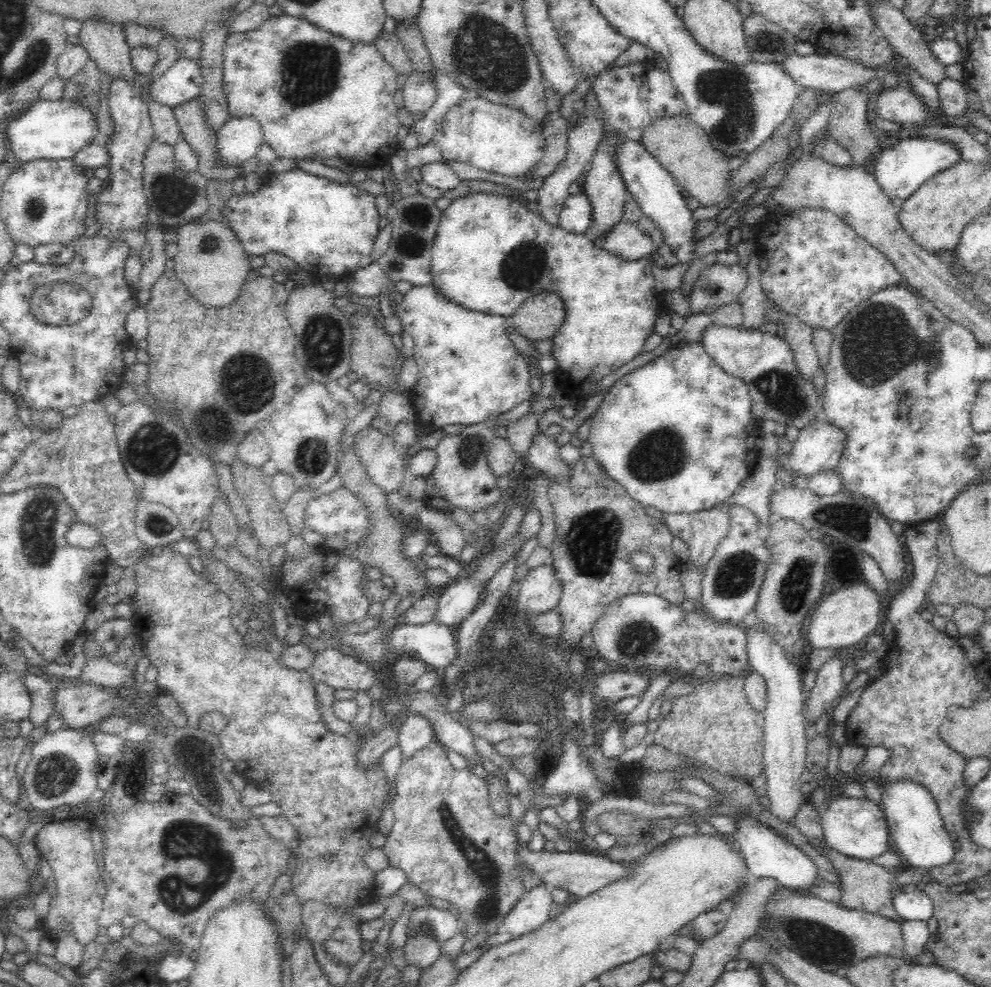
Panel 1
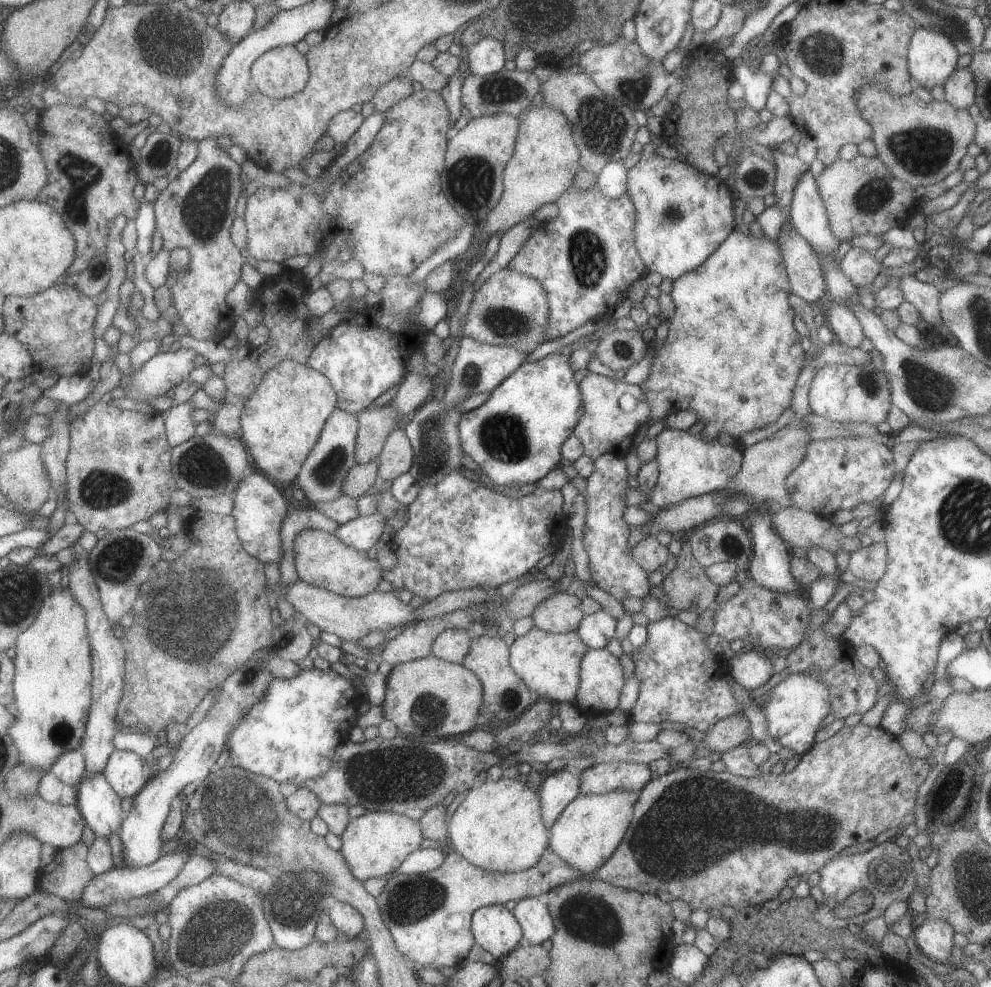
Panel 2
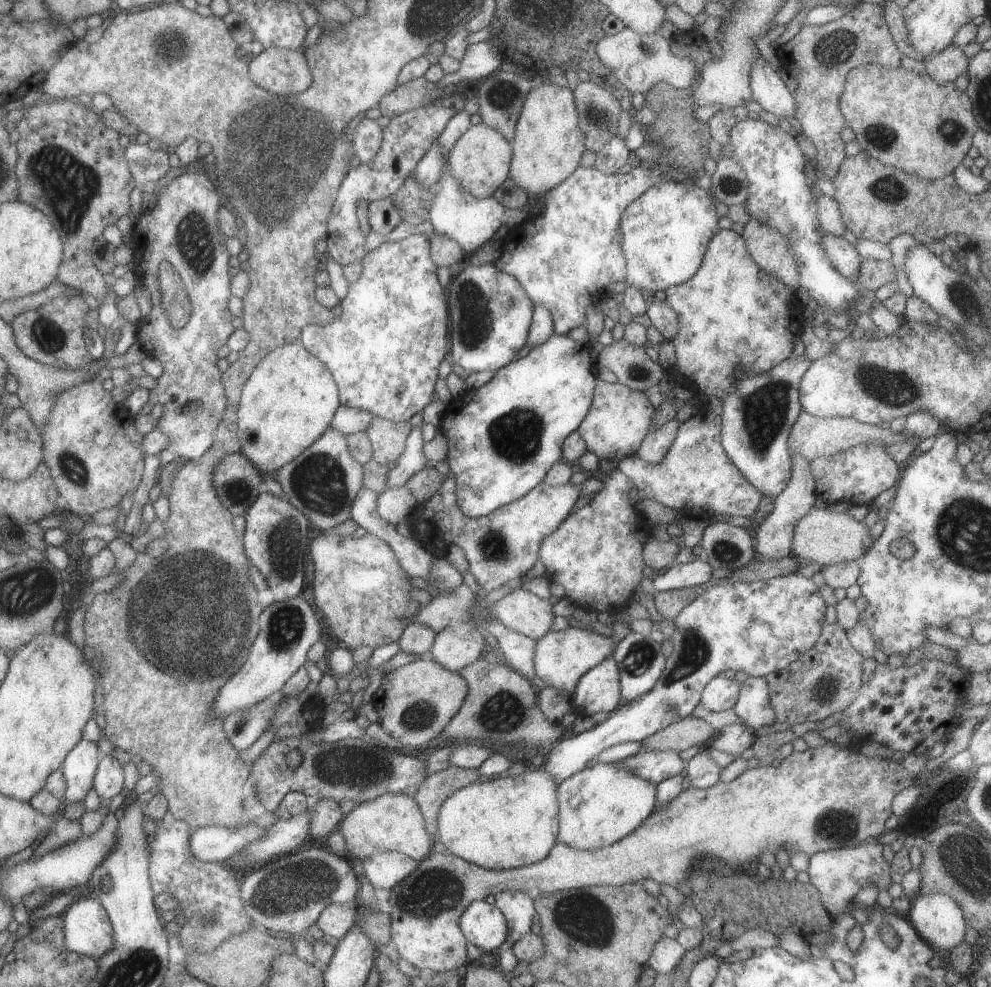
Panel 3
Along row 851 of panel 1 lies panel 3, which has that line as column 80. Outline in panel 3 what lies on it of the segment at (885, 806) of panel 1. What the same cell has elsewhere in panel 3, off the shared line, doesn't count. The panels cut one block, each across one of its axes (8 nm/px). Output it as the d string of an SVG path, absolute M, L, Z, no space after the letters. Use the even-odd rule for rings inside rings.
M96 898L74 900L61 916L63 944L69 951L98 961L113 946L111 922Z

